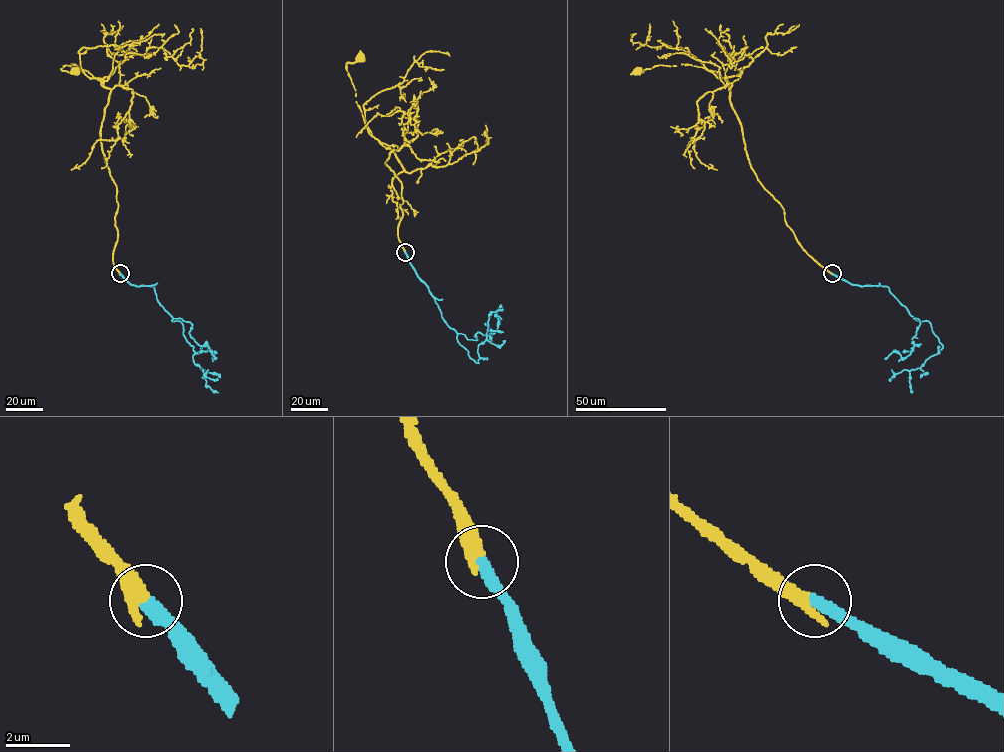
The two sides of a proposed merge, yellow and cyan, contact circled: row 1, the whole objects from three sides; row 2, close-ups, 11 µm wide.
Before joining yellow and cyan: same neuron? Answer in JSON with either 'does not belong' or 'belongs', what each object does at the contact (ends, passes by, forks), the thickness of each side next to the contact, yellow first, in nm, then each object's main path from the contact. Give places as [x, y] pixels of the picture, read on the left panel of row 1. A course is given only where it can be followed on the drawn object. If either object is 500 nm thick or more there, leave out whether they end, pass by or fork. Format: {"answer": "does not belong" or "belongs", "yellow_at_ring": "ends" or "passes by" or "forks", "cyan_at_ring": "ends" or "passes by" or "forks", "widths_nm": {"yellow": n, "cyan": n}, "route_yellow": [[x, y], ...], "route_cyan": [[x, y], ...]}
{"answer": "belongs", "yellow_at_ring": "ends", "cyan_at_ring": "ends", "widths_nm": {"yellow": 420, "cyan": 320}, "route_yellow": [[120, 273], [112, 254], [117, 240], [117, 187], [101, 142], [110, 90], [76, 65], [61, 69], [76, 71]], "route_cyan": [[120, 273], [130, 284], [153, 286], [171, 320], [182, 323], [193, 361], [207, 377], [218, 380]]}

